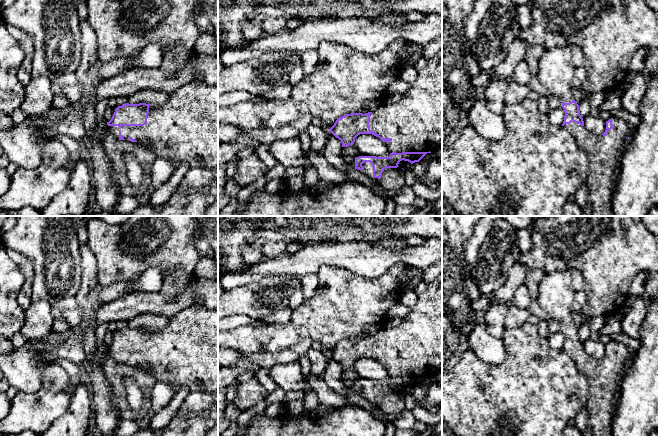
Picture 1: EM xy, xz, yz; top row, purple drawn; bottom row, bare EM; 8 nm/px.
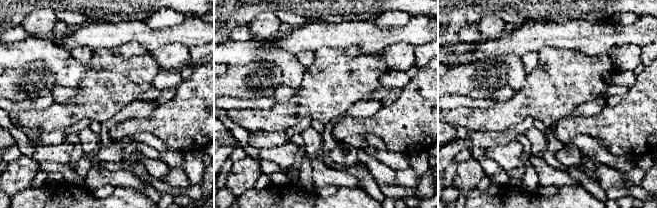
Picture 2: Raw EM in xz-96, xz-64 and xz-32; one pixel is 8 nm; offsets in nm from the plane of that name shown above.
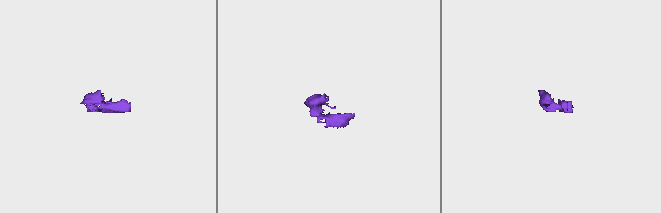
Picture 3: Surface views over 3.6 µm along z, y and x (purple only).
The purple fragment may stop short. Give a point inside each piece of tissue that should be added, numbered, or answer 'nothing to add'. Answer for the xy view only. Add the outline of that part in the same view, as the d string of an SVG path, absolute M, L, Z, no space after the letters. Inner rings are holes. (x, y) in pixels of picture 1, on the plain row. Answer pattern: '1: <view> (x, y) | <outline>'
1: xy (185, 352) | M192 305L187 307L179 311L176 315L172 316L164 328L159 330L154 330L151 328L149 330L147 347L144 350L122 350L121 352L118 350L108 350L108 354L116 363L119 363L119 359L121 358L125 364L129 364L129 362L132 361L137 366L149 369L155 375L157 381L172 383L175 387L175 391L177 391L179 387L186 387L189 392L199 391L213 395L218 392L218 308L209 310L202 305Z

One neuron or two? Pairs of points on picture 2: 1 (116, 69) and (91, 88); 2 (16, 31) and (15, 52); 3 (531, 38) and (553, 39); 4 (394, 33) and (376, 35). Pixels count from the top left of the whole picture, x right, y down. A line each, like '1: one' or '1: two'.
1: one
2: two
3: one
4: one

